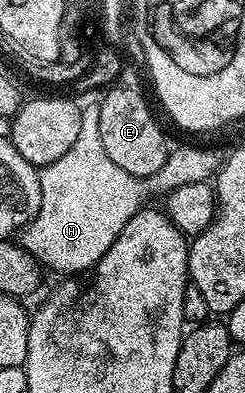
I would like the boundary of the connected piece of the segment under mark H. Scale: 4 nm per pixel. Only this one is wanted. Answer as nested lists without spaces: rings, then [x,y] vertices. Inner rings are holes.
[[[84,105],[82,112],[81,133],[73,148],[69,148],[61,160],[39,170],[41,208],[17,238],[20,246],[46,265],[48,262],[53,269],[60,270],[63,276],[79,276],[75,274],[96,266],[101,256],[109,252],[113,240],[117,240],[128,220],[144,209],[147,193],[166,196],[183,184],[214,179],[221,165],[220,155],[203,146],[179,146],[168,153],[165,164],[157,173],[150,174],[145,180],[135,178],[105,156],[98,105]]]

